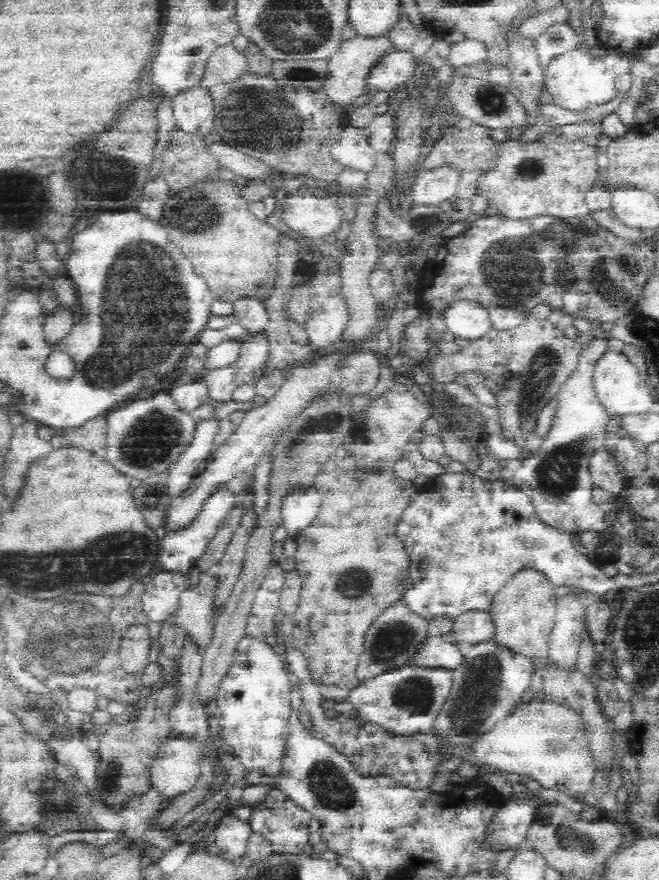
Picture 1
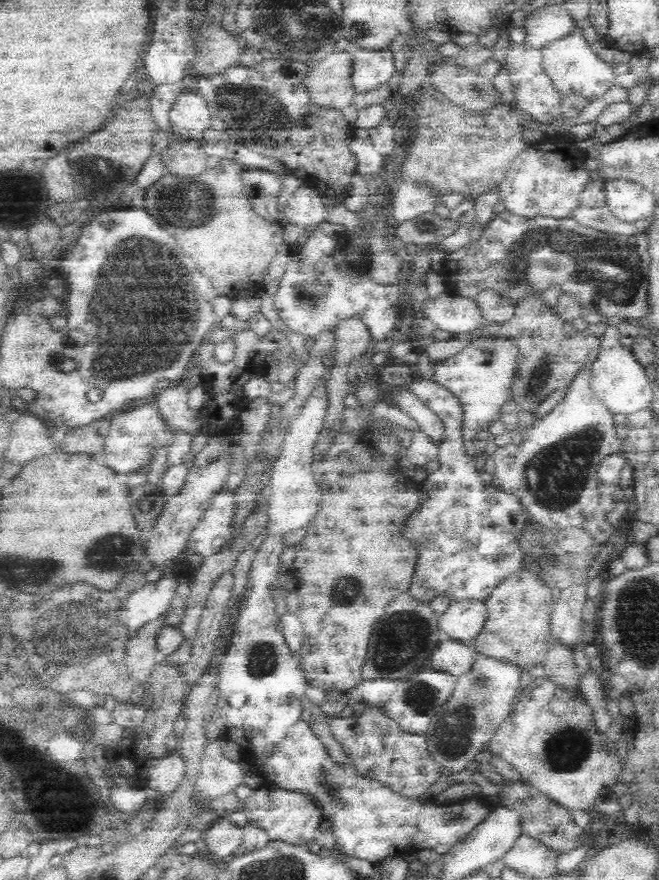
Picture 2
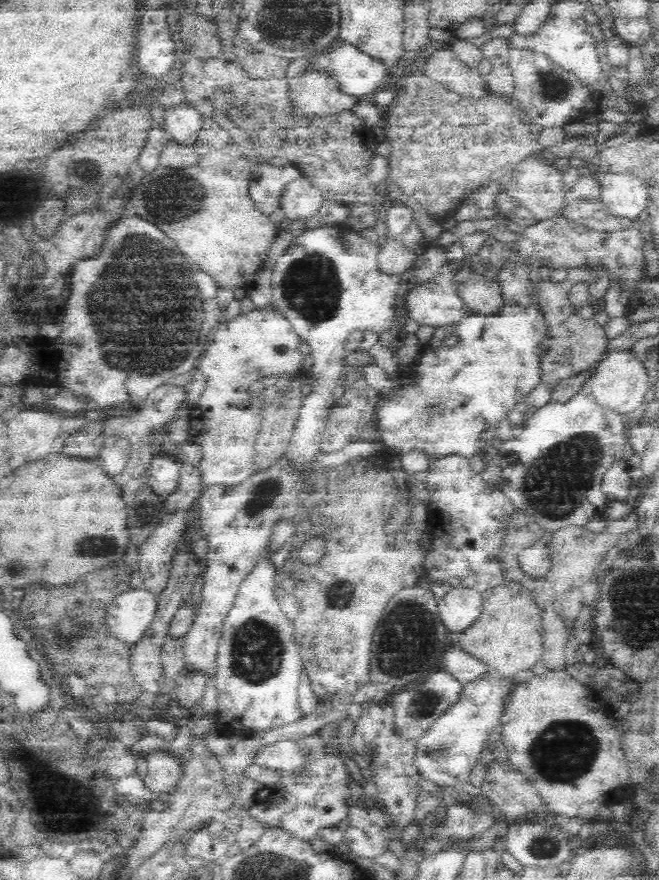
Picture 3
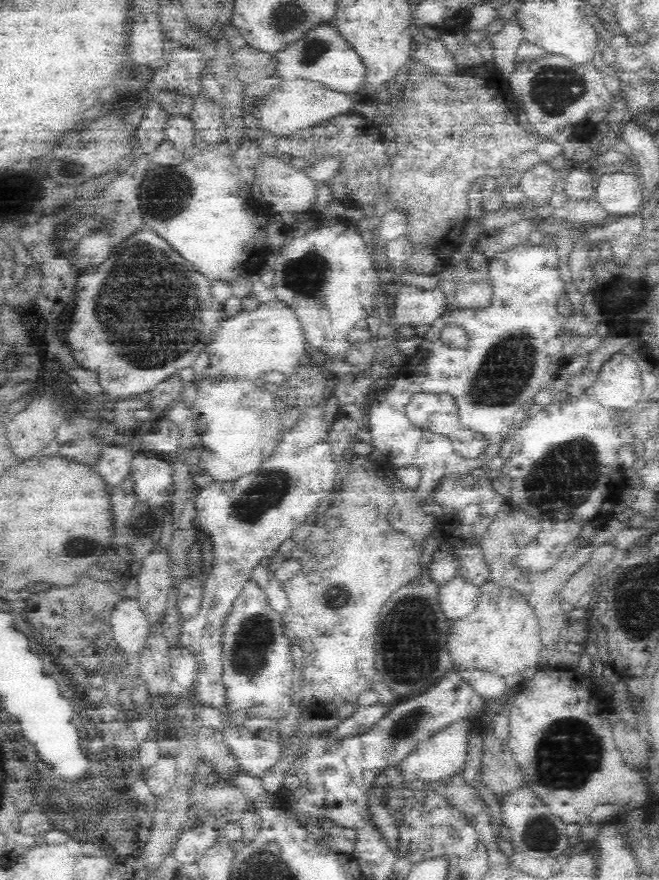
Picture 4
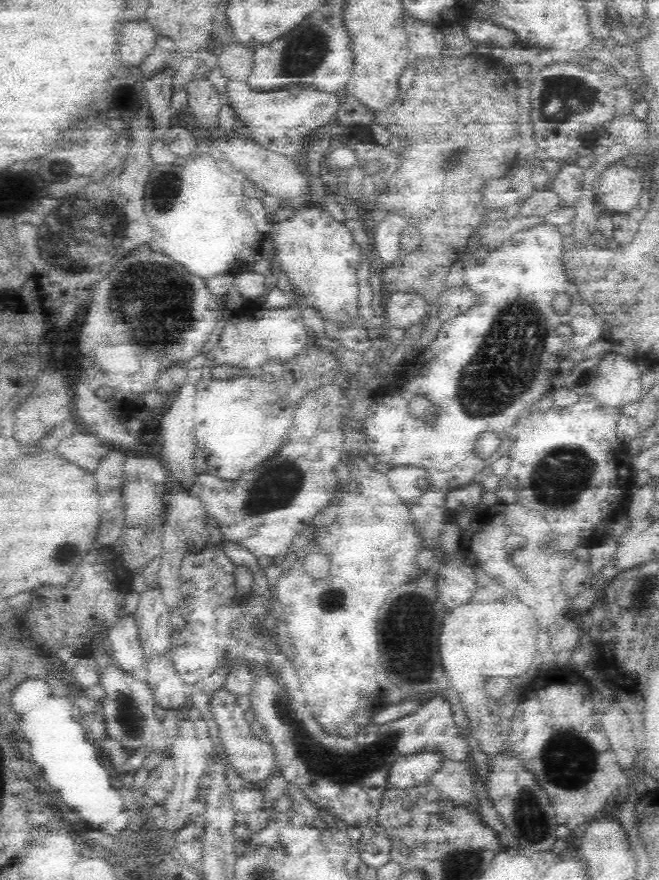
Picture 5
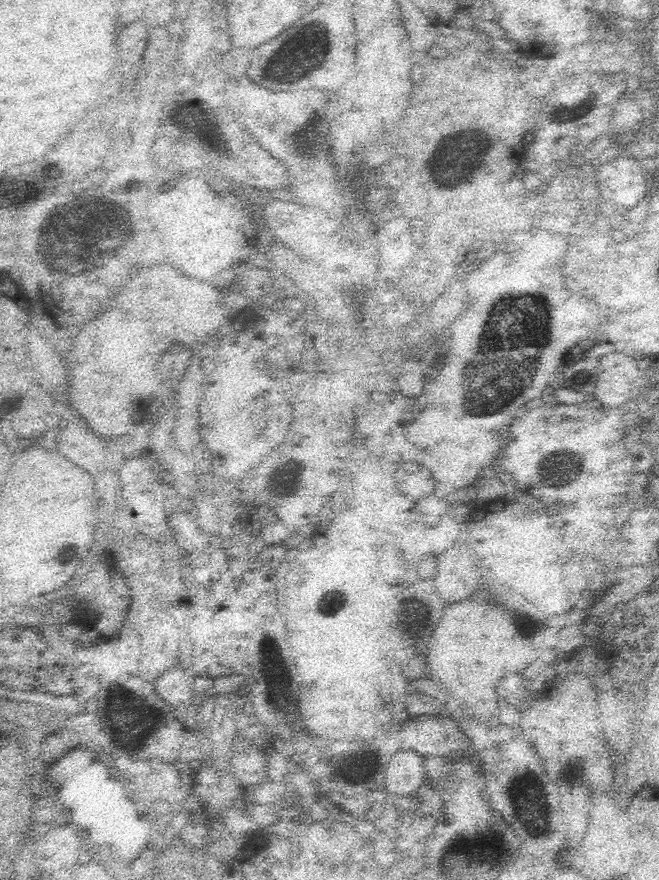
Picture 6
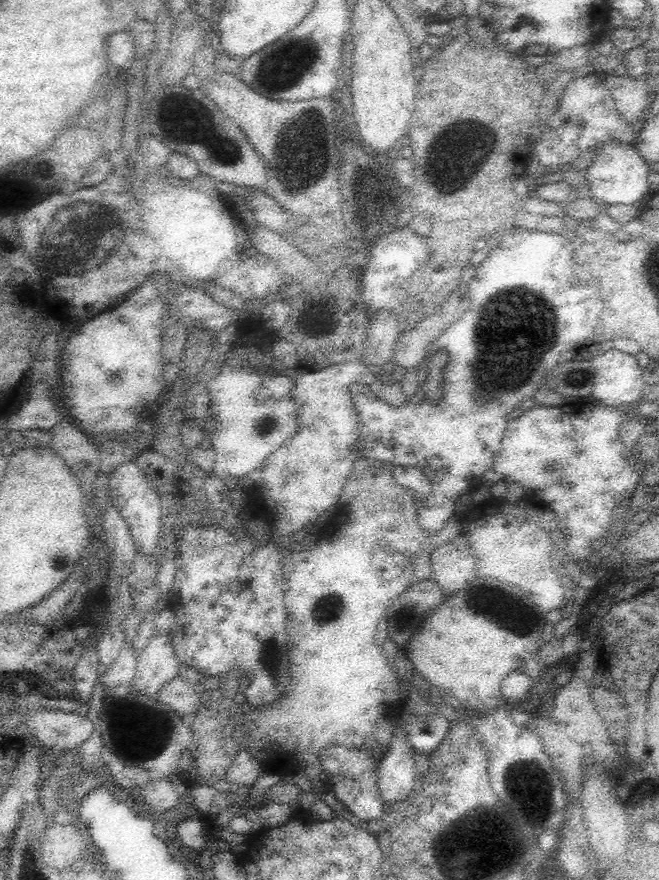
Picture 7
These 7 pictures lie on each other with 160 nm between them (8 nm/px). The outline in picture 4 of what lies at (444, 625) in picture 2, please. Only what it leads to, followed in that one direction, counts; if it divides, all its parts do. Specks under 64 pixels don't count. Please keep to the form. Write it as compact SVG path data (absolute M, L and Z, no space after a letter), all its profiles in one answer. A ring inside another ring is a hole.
M460 572L439 586L439 604L448 622L464 618L476 608L478 587Z

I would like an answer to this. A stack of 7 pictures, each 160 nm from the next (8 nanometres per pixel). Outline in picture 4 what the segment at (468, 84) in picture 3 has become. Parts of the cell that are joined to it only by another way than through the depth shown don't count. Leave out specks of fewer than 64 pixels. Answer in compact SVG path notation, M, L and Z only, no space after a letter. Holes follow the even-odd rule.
M418 34L414 43L414 50L411 54L411 61L422 63L424 66L434 70L436 74L445 74L446 72L457 72L453 55L446 49L443 41L439 38L422 38Z

